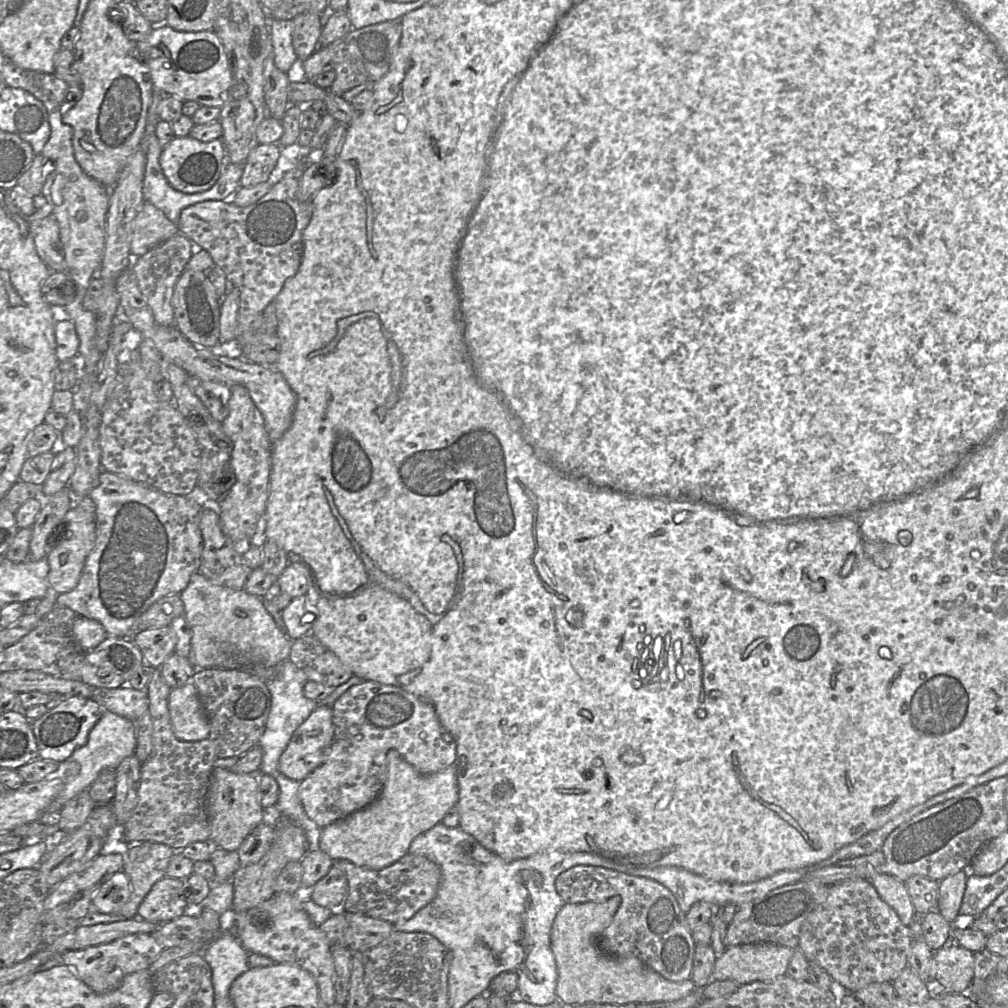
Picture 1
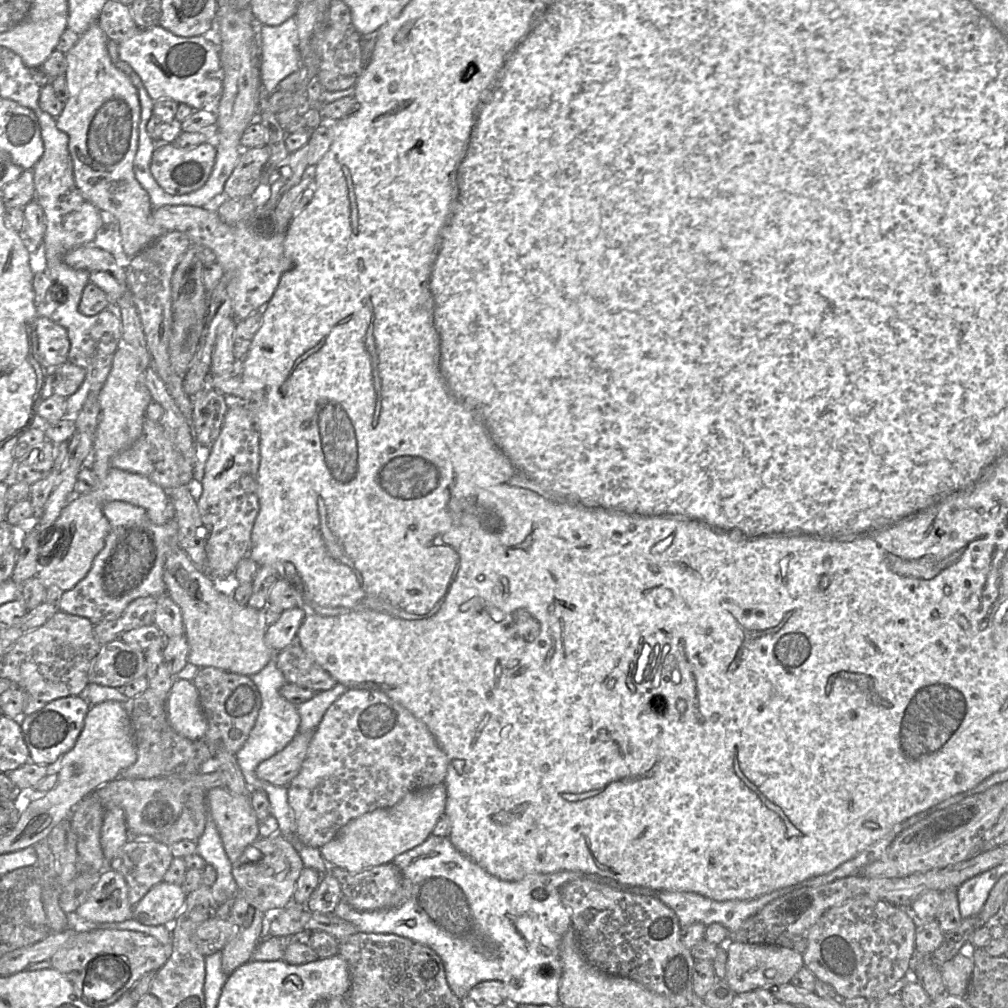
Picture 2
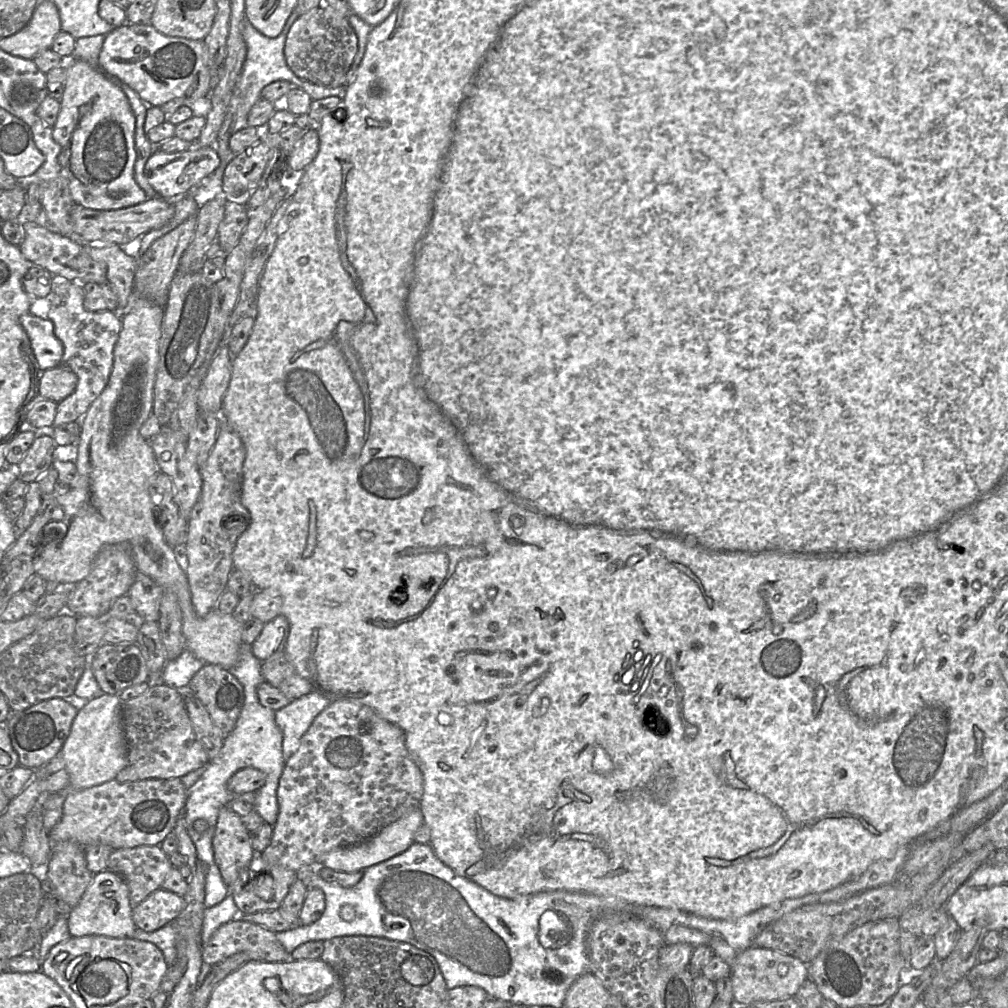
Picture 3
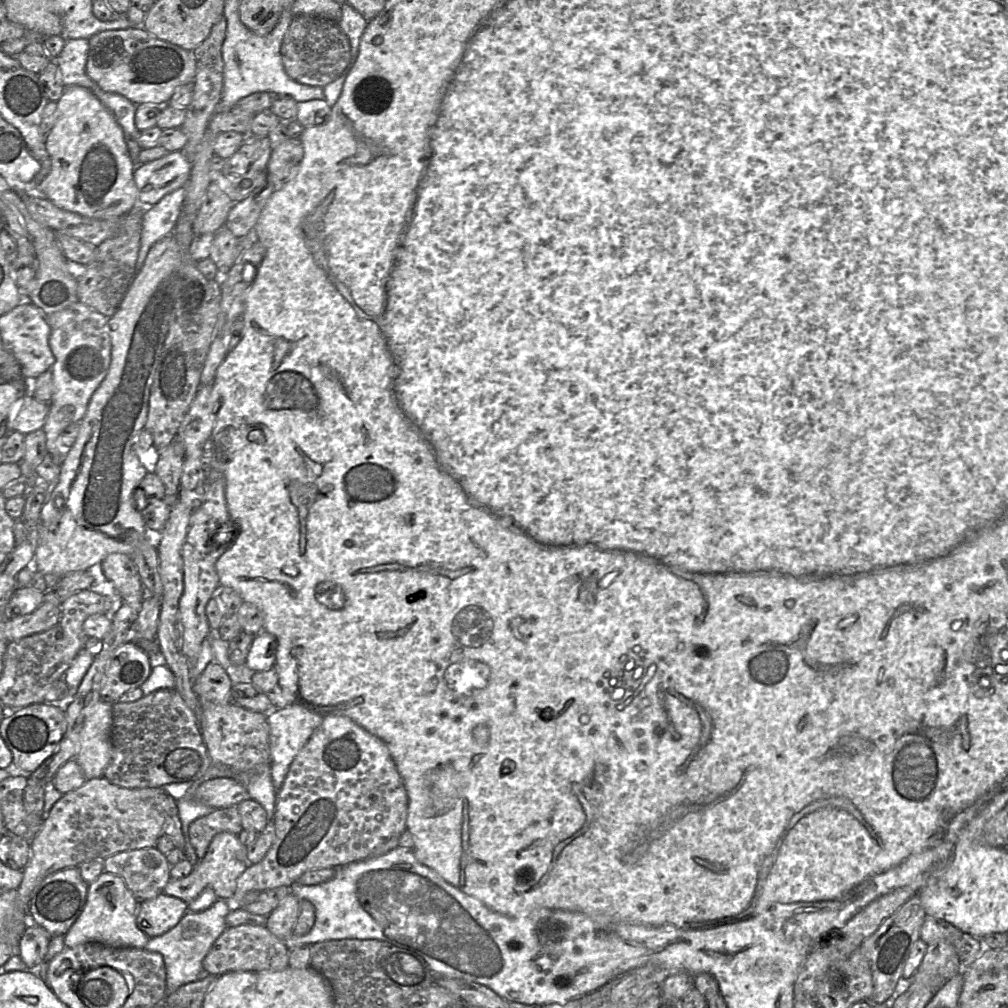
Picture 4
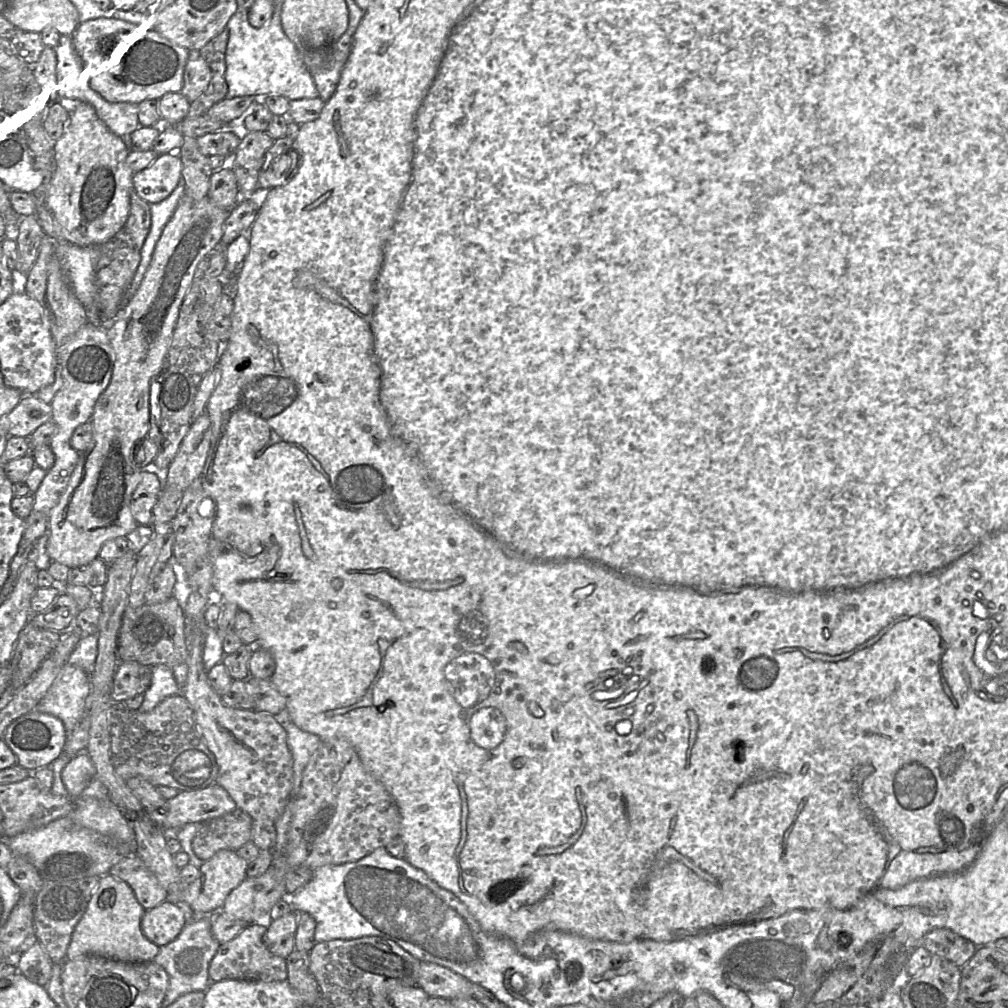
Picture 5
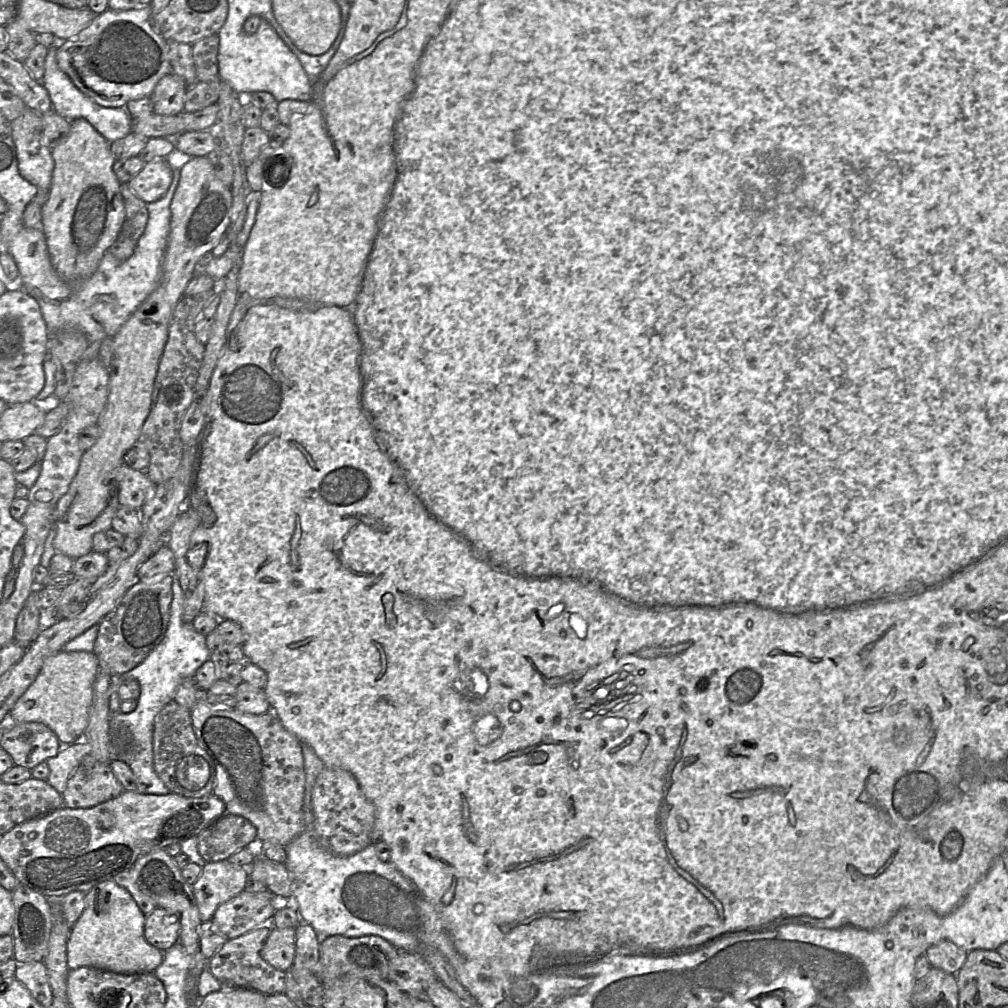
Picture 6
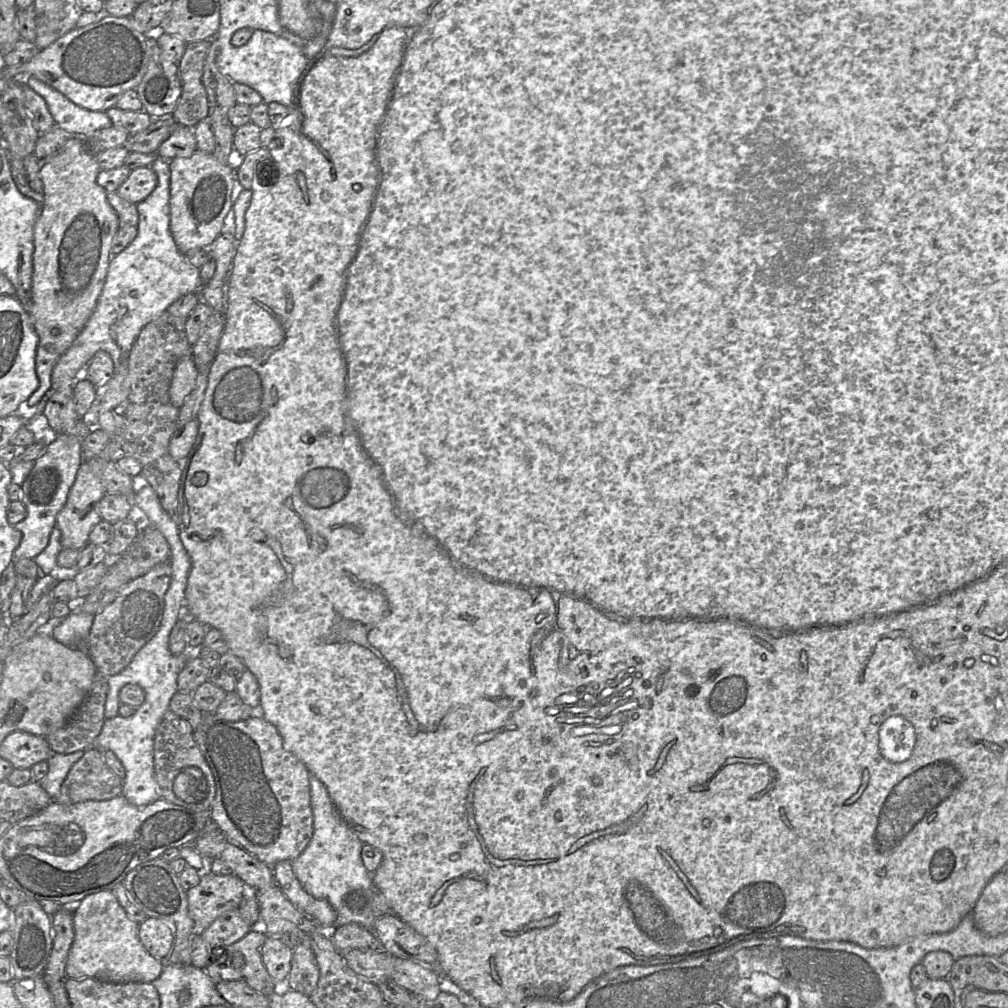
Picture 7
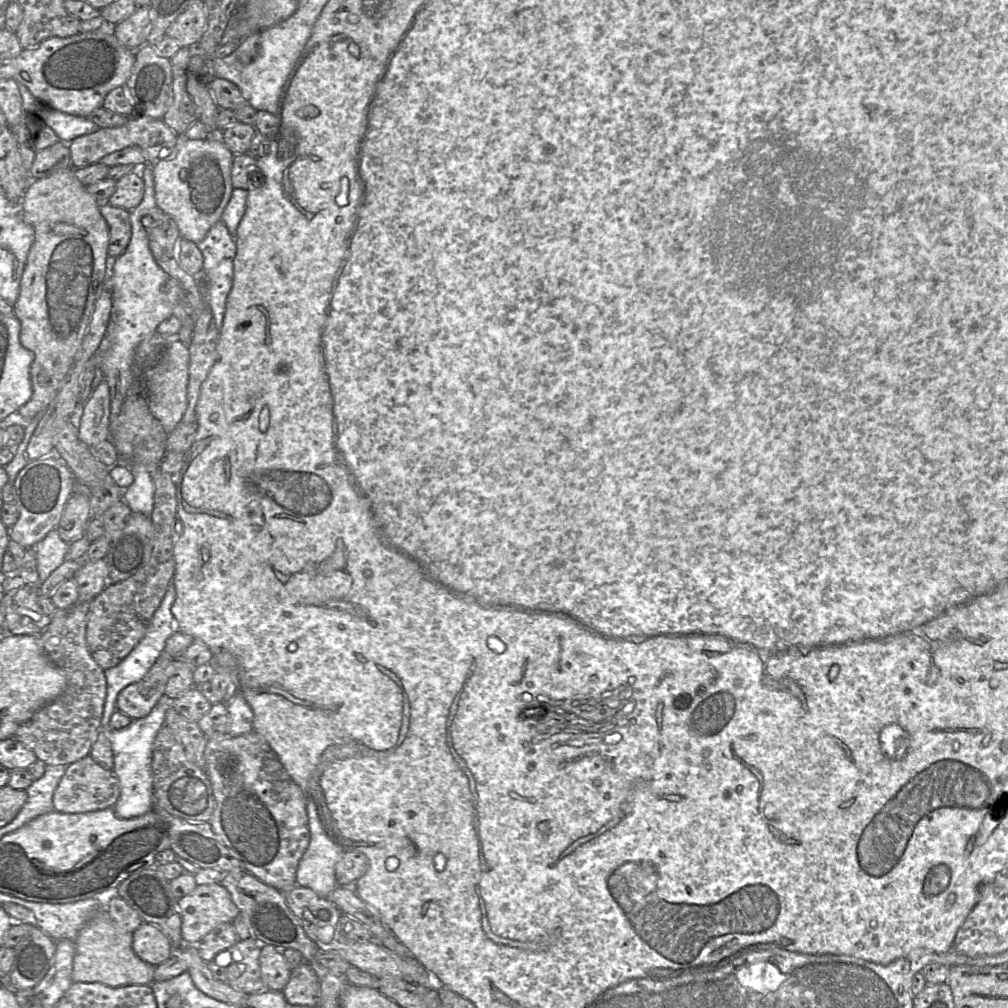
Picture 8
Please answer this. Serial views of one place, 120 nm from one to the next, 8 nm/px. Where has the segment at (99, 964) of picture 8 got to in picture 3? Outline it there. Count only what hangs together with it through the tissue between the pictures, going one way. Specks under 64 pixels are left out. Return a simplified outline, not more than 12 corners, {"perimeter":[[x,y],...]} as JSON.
{"perimeter":[[93,875],[68,914],[72,937],[134,938],[126,882]]}

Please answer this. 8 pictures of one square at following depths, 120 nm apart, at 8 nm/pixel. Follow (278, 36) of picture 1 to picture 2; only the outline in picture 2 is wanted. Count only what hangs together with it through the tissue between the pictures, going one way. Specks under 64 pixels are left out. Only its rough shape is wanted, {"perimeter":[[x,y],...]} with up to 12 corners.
{"perimeter":[[294,17],[260,26],[262,93],[302,67]]}

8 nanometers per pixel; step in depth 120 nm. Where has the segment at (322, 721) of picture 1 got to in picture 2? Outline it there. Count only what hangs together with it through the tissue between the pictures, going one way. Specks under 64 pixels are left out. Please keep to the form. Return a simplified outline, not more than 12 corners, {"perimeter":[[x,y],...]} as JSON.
{"perimeter":[[313,731],[298,732],[257,778],[288,786],[301,770]]}

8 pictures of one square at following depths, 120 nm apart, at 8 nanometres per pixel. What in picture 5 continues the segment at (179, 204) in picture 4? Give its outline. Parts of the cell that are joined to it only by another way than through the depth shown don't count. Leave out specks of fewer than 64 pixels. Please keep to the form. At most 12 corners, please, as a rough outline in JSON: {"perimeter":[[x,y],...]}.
{"perimeter":[[181,176],[167,198],[150,204],[150,230],[124,305],[138,290],[155,245],[185,194]]}

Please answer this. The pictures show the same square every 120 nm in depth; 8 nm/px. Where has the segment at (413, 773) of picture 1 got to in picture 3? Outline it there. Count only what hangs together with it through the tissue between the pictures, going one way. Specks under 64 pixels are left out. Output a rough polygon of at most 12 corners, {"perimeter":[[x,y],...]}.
{"perimeter":[[420,808],[319,863],[358,872],[407,850],[423,824]]}

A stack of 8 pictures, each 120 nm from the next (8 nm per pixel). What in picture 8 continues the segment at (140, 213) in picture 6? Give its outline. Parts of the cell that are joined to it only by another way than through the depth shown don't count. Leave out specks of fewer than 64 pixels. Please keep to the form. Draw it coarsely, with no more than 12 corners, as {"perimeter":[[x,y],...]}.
{"perimeter":[[104,203],[108,254],[117,258],[131,240],[130,211]]}

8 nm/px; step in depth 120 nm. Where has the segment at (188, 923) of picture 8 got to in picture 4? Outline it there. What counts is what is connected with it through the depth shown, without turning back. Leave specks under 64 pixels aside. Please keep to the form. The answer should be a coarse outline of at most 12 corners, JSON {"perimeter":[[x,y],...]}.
{"perimeter":[[220,832],[184,878],[163,892],[189,903],[211,887],[231,898],[252,863],[238,835]]}

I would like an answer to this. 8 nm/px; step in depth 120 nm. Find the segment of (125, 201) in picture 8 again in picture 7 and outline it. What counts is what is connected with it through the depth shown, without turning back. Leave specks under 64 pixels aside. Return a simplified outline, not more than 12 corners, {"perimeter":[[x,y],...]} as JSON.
{"perimeter":[[150,166],[132,170],[115,191],[137,204],[157,185]]}

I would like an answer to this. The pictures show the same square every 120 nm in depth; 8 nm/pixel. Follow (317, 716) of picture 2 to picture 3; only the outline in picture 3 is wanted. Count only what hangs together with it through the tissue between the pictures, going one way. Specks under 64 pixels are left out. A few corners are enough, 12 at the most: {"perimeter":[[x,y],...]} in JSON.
{"perimeter":[[310,692],[274,712],[287,761],[332,700]]}

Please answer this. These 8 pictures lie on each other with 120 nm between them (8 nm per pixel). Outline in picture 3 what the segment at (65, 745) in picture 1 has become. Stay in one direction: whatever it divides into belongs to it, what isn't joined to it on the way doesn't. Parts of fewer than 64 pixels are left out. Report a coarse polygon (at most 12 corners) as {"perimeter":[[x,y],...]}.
{"perimeter":[[63,698],[12,712],[3,724],[19,765],[59,755],[78,709]]}

